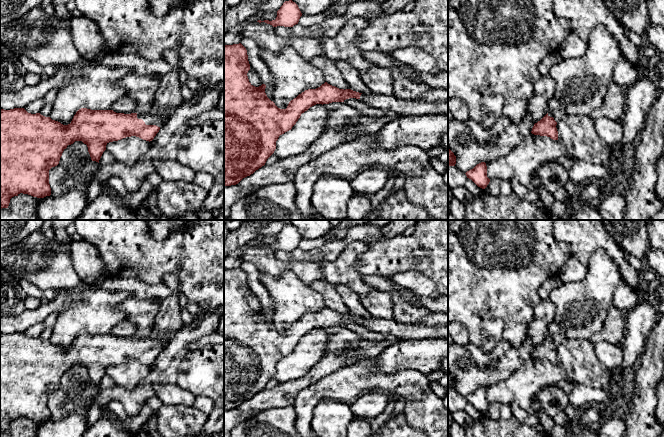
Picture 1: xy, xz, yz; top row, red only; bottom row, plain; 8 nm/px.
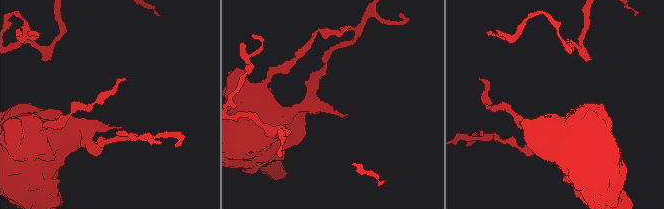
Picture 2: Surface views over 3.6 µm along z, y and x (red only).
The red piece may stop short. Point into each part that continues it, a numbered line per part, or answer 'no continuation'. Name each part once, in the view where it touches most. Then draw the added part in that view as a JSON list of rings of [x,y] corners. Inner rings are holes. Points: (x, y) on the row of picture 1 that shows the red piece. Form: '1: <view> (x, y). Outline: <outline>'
1: xy (152, 117). Outline: [[[151,110],[146,114],[137,114],[137,118],[142,119],[145,122],[146,125],[156,125],[156,126],[158,126],[160,128],[163,126],[164,122],[167,119],[167,118],[166,119],[162,118],[161,115],[155,110]],[[168,115],[168,117],[169,117],[169,115]]]

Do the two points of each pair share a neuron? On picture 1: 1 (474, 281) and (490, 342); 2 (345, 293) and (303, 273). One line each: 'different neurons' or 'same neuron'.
1: different neurons
2: different neurons

